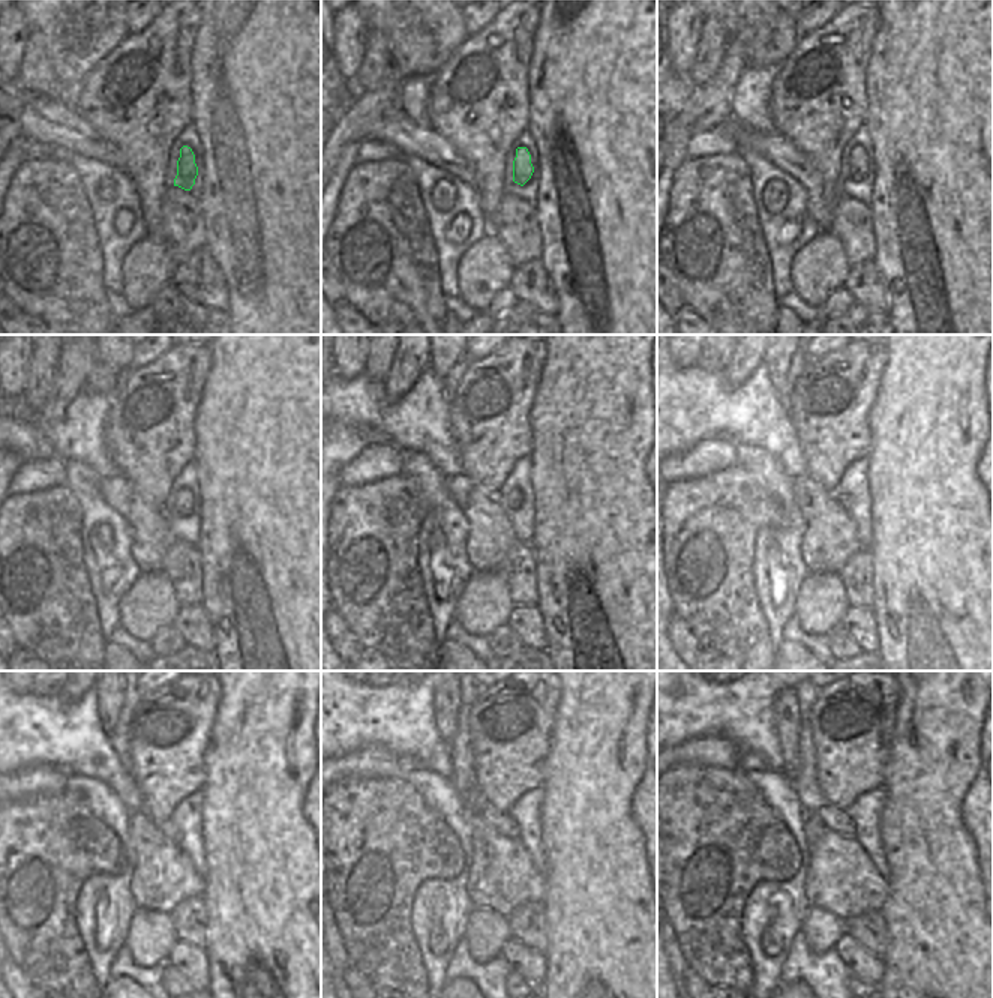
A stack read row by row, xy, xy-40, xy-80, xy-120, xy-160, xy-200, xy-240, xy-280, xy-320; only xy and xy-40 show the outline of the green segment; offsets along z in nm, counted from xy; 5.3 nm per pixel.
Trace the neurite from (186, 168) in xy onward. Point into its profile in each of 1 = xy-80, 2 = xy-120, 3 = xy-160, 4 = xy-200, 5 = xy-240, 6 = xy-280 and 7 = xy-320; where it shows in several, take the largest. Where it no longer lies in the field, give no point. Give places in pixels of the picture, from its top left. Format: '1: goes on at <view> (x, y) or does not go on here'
1: goes on at xy-80 (858, 159)
2: goes on at xy-120 (183, 500)
3: goes on at xy-160 (515, 498)
4: goes on at xy-200 (842, 497)
5: goes on at xy-240 (167, 827)
6: goes on at xy-280 (504, 824)
7: goes on at xy-320 (831, 817)

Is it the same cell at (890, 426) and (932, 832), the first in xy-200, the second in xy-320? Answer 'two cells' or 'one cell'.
one cell

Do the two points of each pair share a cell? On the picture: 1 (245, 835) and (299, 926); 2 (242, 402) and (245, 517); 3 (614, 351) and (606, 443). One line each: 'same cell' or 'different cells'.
1: same cell
2: same cell
3: same cell

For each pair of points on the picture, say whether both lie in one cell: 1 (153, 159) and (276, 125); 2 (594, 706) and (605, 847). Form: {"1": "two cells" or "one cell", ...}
{"1": "two cells", "2": "one cell"}

